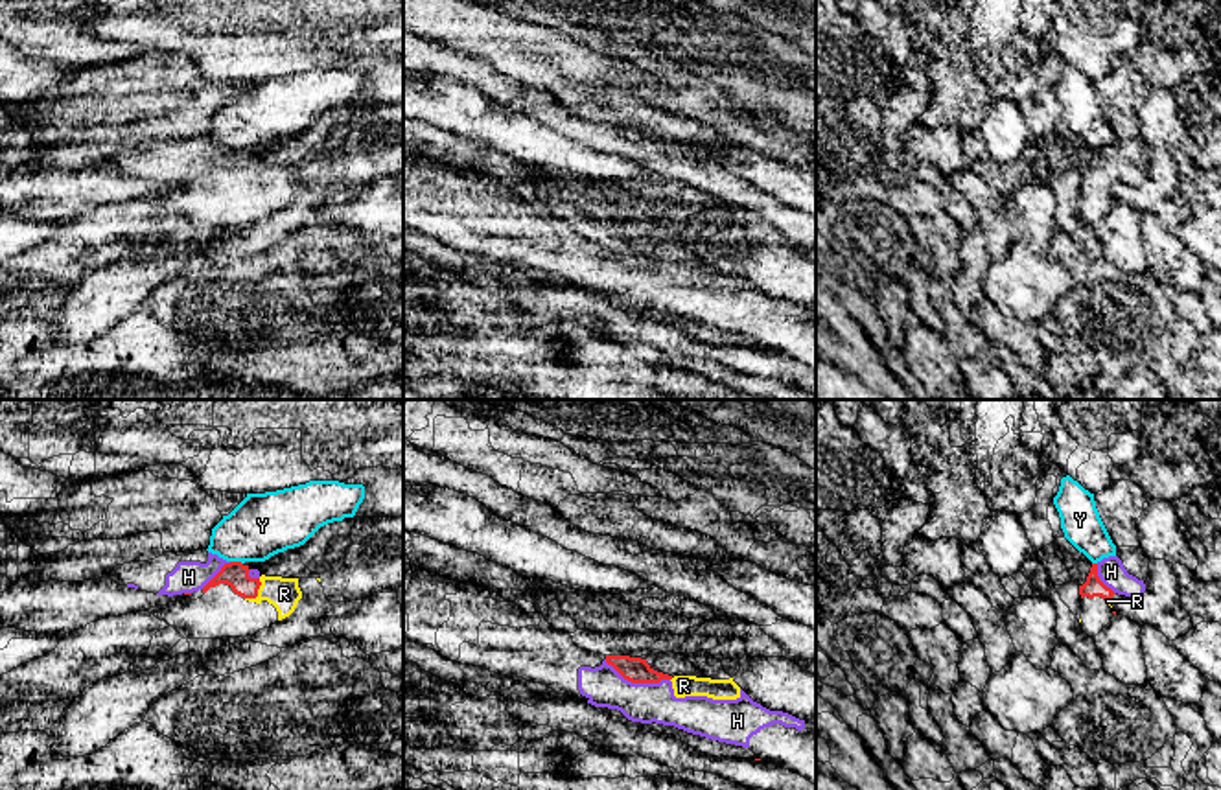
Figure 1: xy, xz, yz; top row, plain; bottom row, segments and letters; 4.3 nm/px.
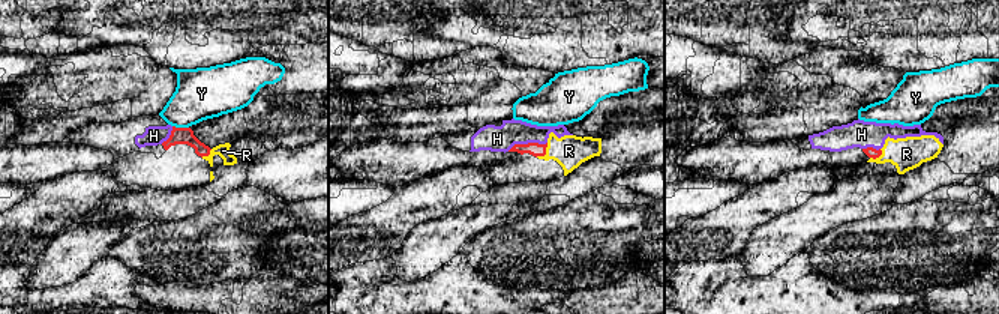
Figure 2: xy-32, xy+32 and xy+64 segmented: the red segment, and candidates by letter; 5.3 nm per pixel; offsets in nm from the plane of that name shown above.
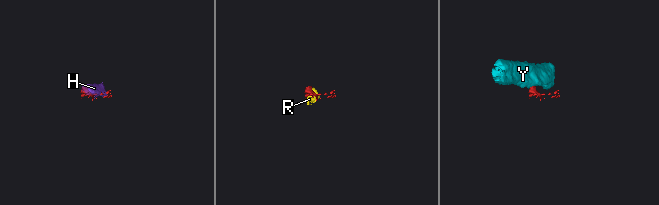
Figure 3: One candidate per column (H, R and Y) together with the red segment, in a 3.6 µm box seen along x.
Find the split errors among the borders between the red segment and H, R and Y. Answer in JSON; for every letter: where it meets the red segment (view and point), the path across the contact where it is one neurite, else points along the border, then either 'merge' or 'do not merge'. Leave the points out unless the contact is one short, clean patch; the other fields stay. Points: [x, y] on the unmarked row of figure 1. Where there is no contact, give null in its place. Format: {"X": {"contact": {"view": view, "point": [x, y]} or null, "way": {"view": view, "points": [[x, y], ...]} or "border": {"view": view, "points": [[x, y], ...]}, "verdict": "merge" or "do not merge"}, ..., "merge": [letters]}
{"H": {"contact": {"view": "xz", "point": [638, 269]}, "verdict": "merge"}, "R": {"contact": {"view": "xy", "point": [256, 181]}, "verdict": "merge"}, "Y": {"contact": {"view": "xy", "point": [236, 150]}, "border": {"view": "xy", "points": [[231, 148], [242, 151]]}, "verdict": "do not merge"}, "merge": ["H", "R"]}

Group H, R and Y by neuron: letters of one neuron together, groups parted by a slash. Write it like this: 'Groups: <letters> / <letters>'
Groups: H R / Y

